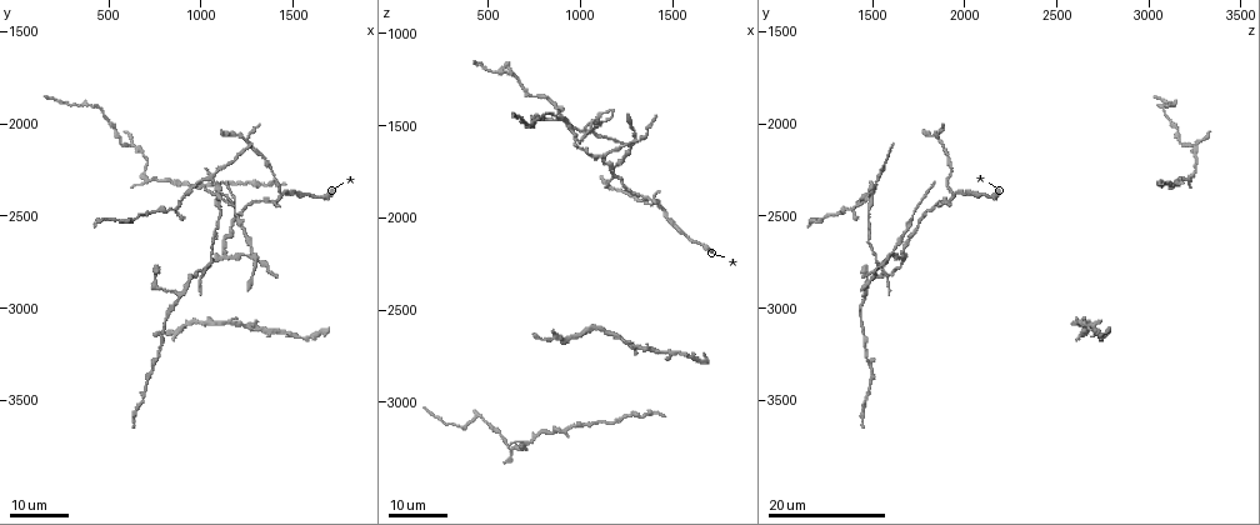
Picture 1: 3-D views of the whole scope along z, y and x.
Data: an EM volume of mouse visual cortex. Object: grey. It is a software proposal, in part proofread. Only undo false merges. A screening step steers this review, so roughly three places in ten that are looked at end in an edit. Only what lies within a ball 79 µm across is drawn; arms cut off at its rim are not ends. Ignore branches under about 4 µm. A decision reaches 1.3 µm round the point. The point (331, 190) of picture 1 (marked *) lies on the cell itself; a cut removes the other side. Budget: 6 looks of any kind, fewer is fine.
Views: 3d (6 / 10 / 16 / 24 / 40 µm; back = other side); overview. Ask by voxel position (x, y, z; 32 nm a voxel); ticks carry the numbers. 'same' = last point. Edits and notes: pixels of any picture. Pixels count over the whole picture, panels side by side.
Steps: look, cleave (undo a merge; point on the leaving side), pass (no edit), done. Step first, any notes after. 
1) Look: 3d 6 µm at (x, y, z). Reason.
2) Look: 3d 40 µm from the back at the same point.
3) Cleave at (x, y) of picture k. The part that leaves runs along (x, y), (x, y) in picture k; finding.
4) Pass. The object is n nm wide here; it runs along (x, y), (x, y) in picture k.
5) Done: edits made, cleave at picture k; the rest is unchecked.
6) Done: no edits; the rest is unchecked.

Look: 3d 16 µm at (1140, 2720, 1660). Arms part here.

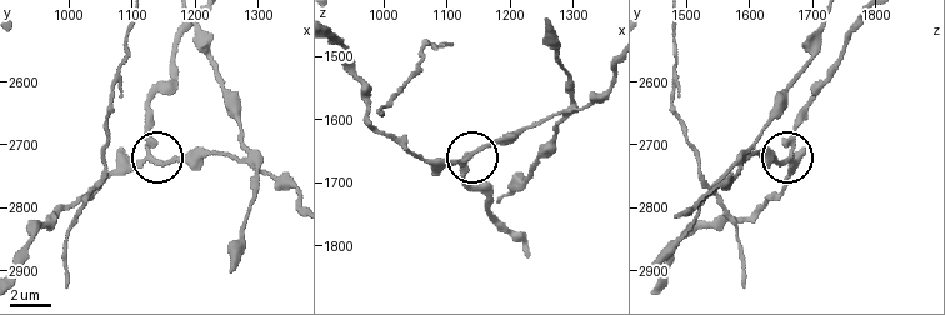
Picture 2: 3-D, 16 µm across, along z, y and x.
Look: 3d 10 µm at (1130, 2720, 1665). Closer look.

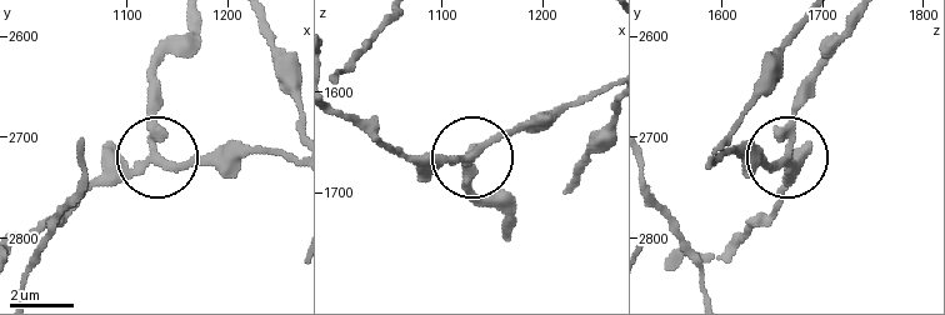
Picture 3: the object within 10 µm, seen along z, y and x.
Pass. 3 arms meet here; continuous, no second cell.

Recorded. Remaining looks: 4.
Look: 3d 24 µm at (880, 2940, 1460). Thin arm on a thick one.

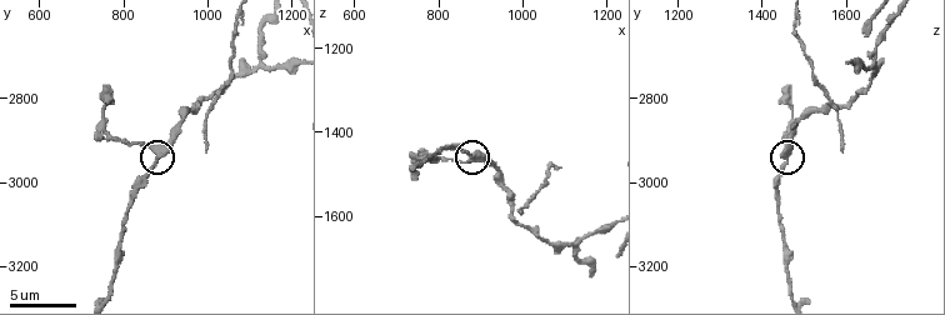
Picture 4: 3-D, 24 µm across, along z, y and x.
Look: 3d 10 µm at the same point.

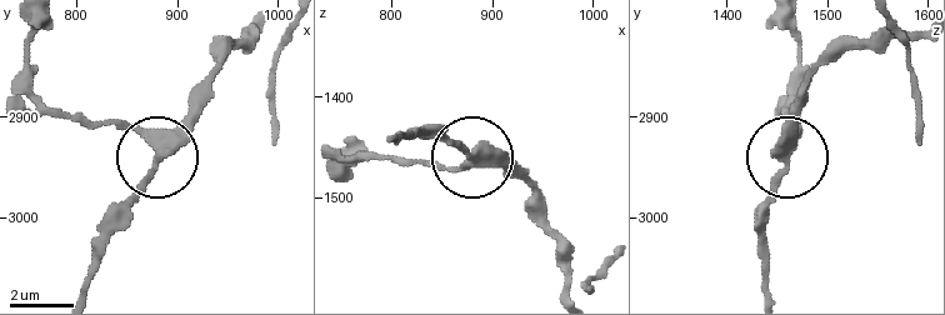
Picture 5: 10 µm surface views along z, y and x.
Pass. One cell here.

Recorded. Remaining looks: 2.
Look: 3d 16 µm at (700, 3400, 1500). Thick turns thin.

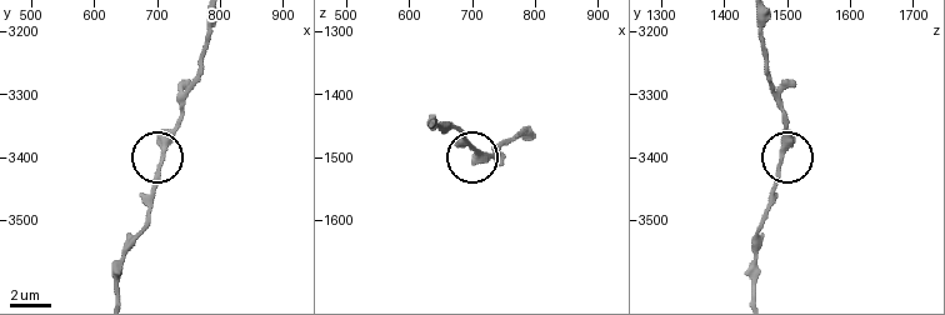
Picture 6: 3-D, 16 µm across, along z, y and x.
Look: 3d 6 µm at (710, 3400, 1490).

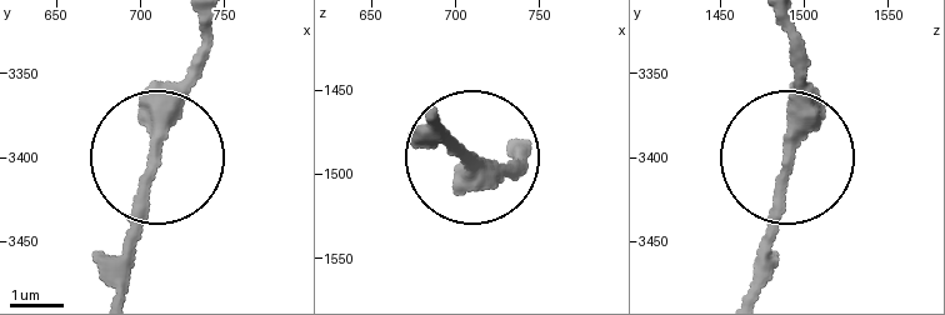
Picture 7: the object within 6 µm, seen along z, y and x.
Pass. It runs along (206, 26), (130, 276) in picture 7; all the same cell.

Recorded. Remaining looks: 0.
Done: no edits; the rest is unchecked.

